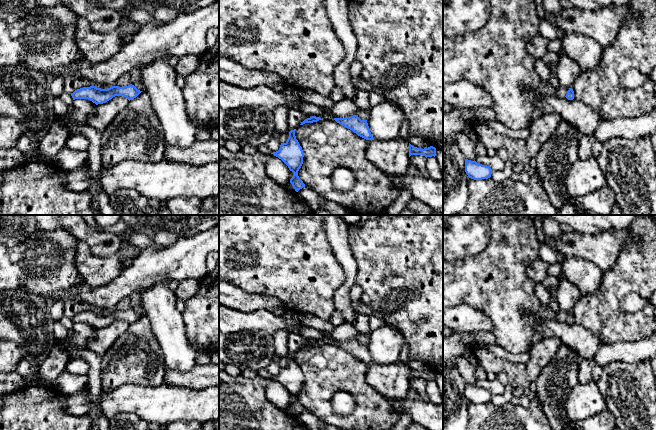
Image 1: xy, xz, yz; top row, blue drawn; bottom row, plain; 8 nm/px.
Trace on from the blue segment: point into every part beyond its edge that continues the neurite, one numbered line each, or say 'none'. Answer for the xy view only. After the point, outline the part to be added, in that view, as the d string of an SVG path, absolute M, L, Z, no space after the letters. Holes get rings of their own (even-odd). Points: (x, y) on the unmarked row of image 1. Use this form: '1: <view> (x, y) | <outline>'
none

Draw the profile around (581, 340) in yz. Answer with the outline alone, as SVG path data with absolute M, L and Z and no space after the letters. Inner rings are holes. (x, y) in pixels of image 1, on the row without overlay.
M541 318L541 321L534 325L535 333L541 333L545 337L558 337L562 344L574 350L581 358L589 360L594 365L595 356L604 343L590 330L578 324L568 324L566 321L548 320Z

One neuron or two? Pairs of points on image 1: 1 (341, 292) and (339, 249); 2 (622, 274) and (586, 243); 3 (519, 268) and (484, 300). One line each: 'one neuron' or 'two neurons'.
1: one neuron
2: two neurons
3: one neuron

